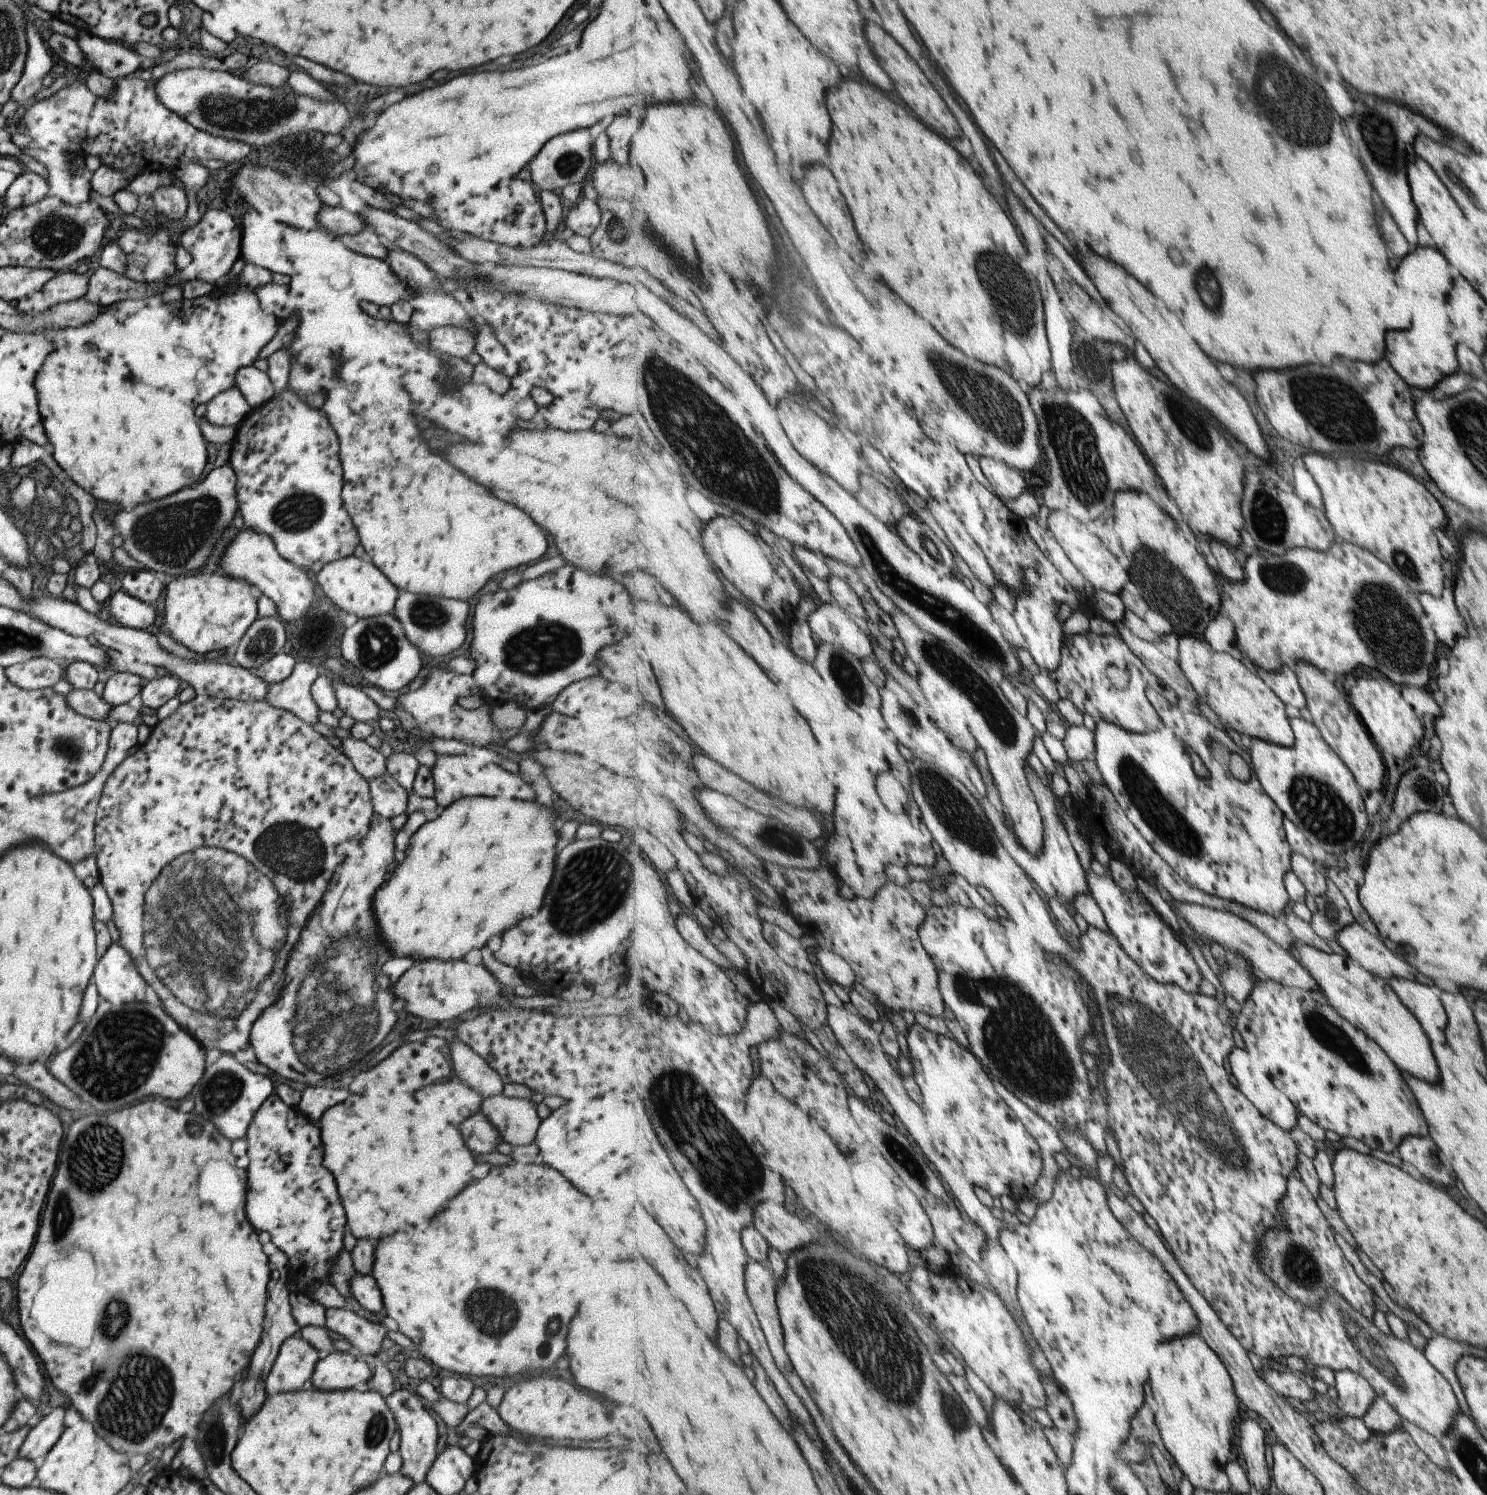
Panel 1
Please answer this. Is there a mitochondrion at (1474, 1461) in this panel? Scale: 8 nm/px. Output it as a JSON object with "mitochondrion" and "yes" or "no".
{"mitochondrion":"yes"}

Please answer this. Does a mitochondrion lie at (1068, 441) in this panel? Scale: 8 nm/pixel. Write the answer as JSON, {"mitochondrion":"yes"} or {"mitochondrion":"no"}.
{"mitochondrion":"yes"}

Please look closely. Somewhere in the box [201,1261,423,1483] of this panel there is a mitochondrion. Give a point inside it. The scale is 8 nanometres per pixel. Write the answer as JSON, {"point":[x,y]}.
{"point":[377,1428]}

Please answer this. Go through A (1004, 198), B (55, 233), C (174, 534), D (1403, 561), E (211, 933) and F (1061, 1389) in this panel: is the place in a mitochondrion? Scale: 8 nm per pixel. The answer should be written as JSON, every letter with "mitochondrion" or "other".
{"A":"other","B":"mitochondrion","C":"mitochondrion","D":"mitochondrion","E":"mitochondrion","F":"other"}

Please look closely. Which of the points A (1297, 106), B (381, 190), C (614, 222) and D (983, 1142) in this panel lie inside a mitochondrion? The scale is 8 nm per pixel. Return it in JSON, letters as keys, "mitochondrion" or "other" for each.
{"A":"mitochondrion","B":"other","C":"other","D":"other"}

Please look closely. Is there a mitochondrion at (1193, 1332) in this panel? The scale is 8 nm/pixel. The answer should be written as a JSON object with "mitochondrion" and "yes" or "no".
{"mitochondrion":"no"}

